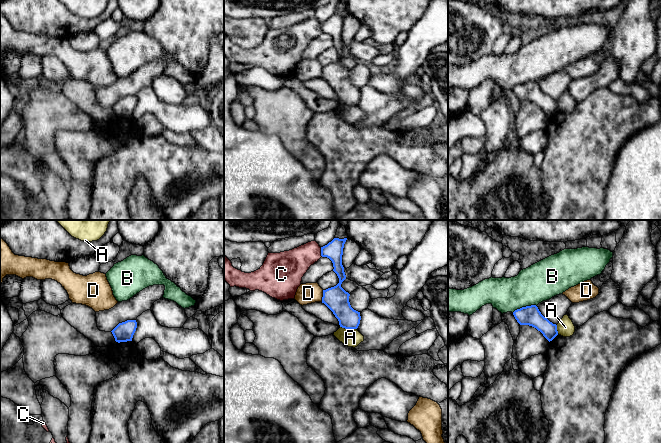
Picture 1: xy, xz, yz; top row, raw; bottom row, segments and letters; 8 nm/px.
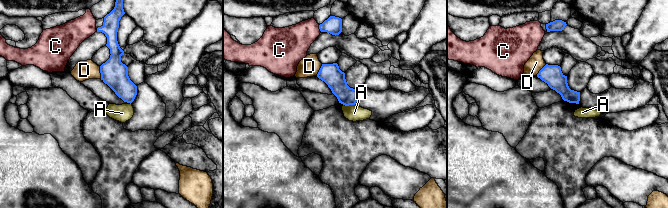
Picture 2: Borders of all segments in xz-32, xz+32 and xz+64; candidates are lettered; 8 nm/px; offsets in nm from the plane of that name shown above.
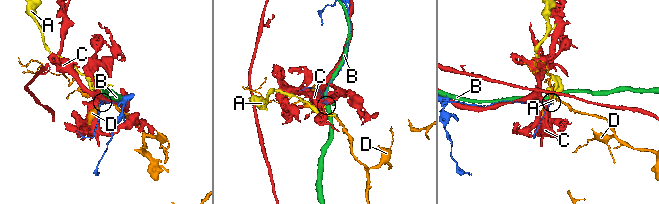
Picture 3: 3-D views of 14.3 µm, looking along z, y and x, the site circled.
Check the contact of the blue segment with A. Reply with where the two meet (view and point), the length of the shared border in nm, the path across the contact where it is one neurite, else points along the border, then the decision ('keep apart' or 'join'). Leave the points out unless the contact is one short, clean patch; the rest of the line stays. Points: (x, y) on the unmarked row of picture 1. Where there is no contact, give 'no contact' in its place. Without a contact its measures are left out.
meets blue in xz at (348, 104); contact 140 nm long; border along xz (340, 102), (356, 105); keep apart

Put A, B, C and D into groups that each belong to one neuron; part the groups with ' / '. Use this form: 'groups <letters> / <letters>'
groups A / B / C / D

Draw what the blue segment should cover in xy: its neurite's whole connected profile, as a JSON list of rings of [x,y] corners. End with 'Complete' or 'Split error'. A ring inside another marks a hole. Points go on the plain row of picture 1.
[[[127,96],[125,98],[119,99],[111,108],[116,118],[127,118],[132,117],[136,104],[136,96]]]. Complete

